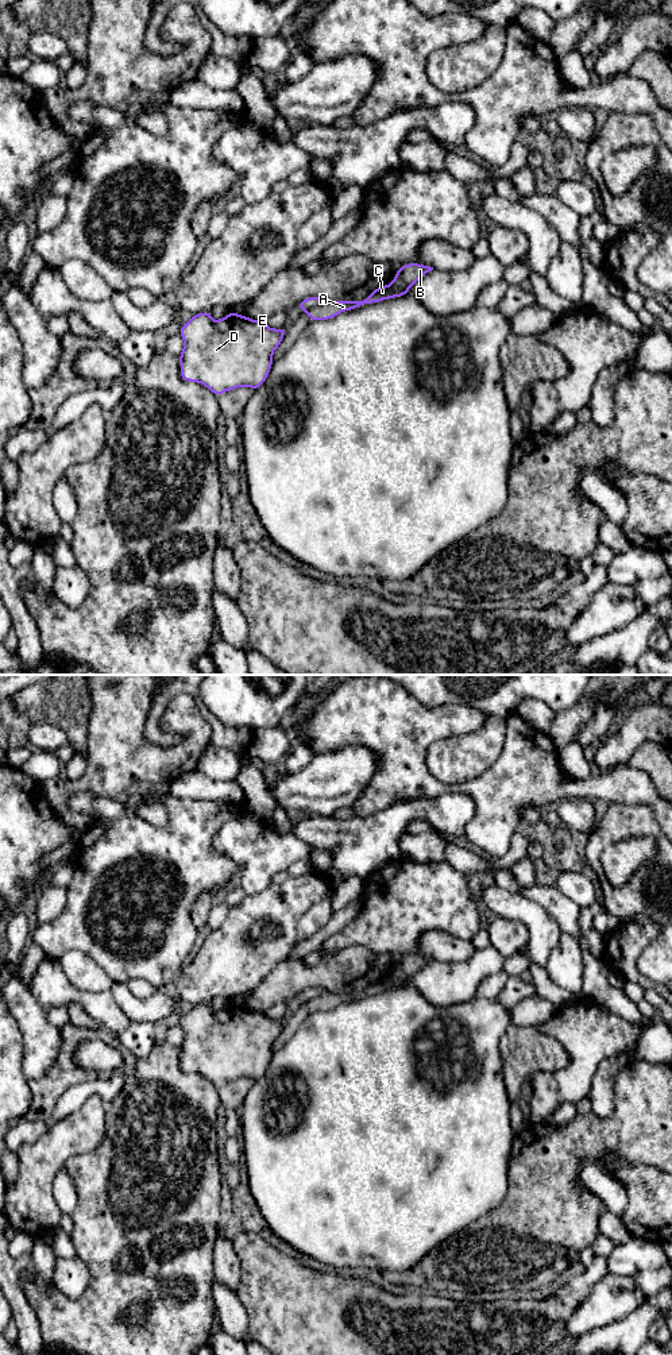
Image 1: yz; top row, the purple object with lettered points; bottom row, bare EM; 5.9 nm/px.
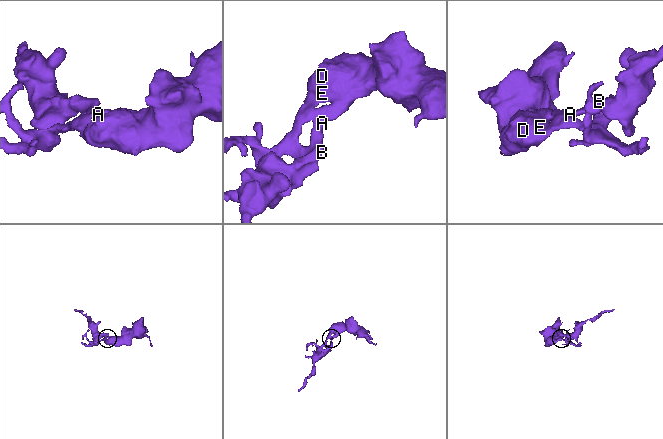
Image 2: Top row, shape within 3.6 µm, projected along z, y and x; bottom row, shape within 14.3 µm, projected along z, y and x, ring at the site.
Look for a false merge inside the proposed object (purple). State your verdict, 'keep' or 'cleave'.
cleave

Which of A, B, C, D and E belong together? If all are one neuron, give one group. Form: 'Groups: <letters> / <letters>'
Groups: A B C / D E

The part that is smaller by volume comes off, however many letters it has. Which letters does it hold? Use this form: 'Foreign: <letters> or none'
Foreign: A, B, C

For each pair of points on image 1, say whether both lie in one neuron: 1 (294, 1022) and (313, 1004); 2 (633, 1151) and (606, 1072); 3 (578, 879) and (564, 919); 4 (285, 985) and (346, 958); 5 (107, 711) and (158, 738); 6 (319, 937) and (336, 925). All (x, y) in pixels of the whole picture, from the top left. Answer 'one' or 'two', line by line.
1: one
2: two
3: two
4: one
5: two
6: one

